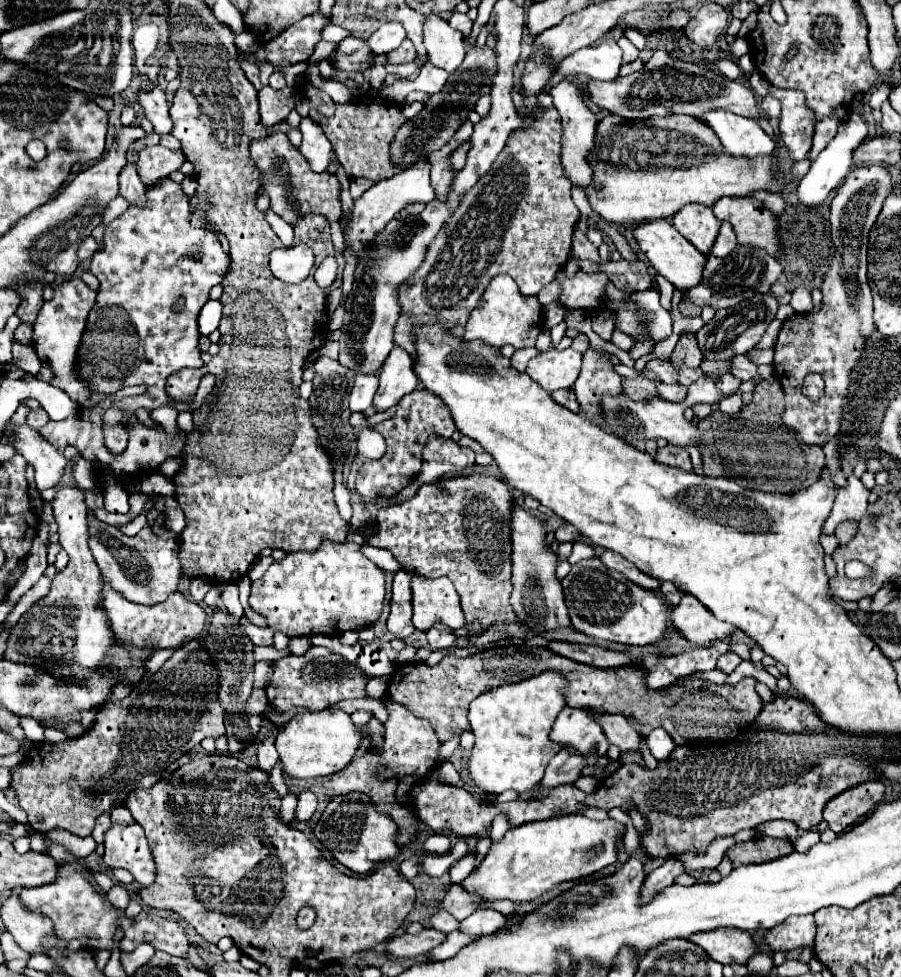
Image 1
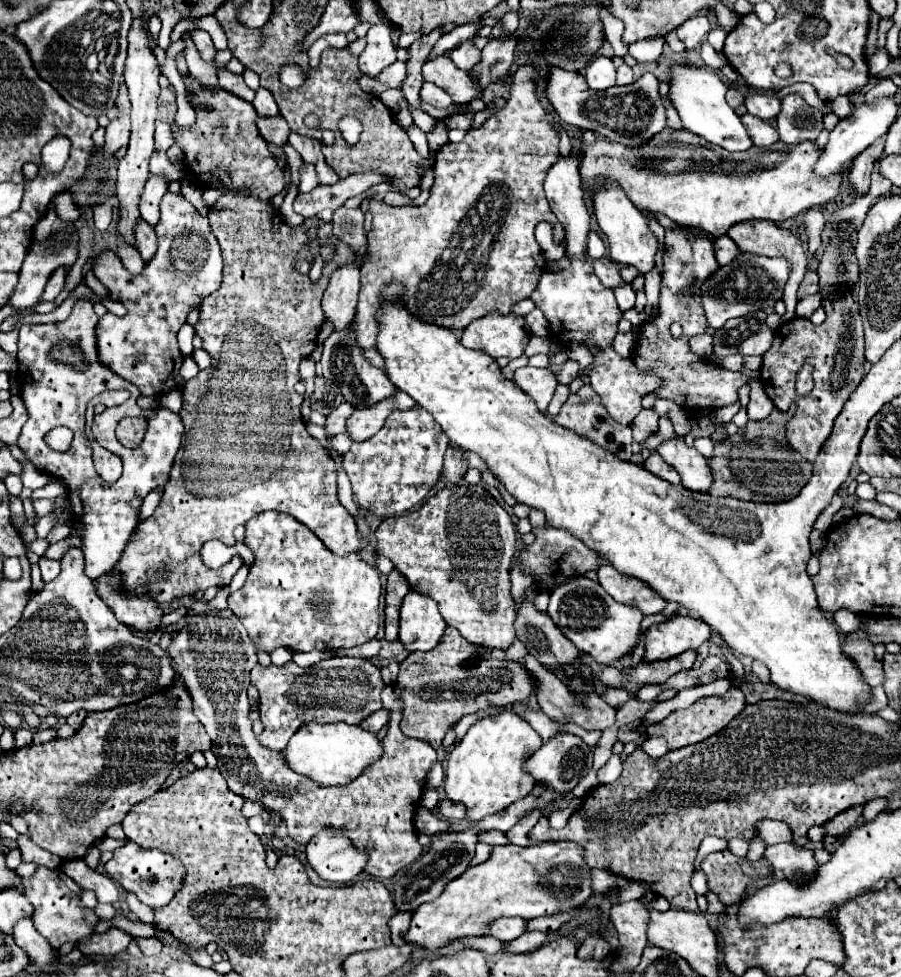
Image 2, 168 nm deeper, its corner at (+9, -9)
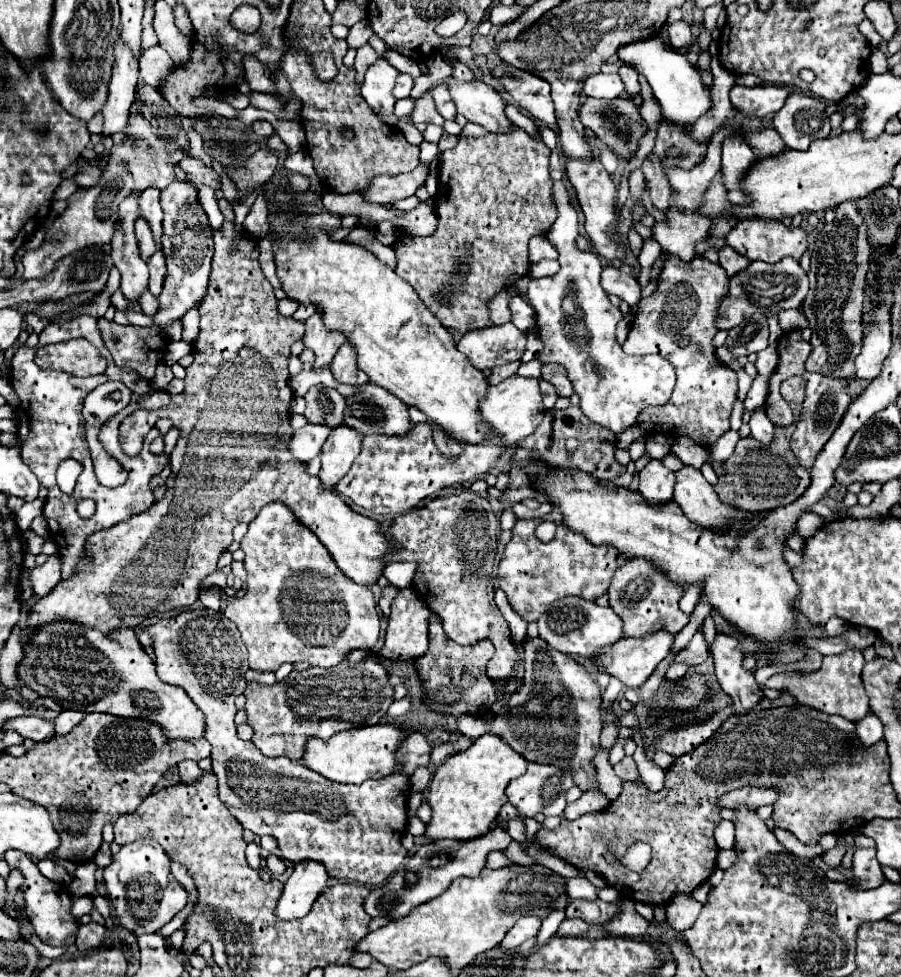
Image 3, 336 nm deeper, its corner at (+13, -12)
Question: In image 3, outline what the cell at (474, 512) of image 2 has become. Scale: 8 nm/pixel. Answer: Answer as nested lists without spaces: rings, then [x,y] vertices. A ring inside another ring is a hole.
[[[471,490],[439,496],[419,510],[397,516],[391,526],[391,542],[397,548],[391,554],[393,562],[413,560],[419,564],[413,590],[429,610],[441,616],[445,634],[463,646],[475,644],[481,638],[493,642],[495,653],[486,667],[493,682],[507,678],[521,660],[521,652],[511,644],[509,626],[493,600],[499,532],[499,518],[491,510],[491,504]]]

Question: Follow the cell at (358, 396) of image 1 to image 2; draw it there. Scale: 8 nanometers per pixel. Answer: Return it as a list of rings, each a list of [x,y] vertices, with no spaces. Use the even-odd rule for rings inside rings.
[[[343,401],[333,413],[327,415],[327,431],[331,435],[339,435],[345,431],[345,423],[347,423],[347,417],[355,411],[355,407],[347,401]]]

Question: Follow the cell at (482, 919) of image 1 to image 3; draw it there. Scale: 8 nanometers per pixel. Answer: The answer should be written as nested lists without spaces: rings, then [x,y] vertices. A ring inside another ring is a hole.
[[[523,916],[523,918],[519,918],[517,924],[503,938],[501,946],[503,948],[517,948],[525,940],[535,938],[537,932],[539,932],[539,926],[541,926],[541,918],[537,918],[537,916]]]

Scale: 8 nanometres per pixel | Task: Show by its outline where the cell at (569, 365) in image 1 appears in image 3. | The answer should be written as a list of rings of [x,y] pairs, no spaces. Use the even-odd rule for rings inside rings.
[[[511,376],[497,386],[489,386],[483,400],[479,400],[481,420],[491,428],[487,440],[475,446],[463,446],[455,460],[447,460],[435,448],[430,424],[421,423],[407,436],[365,436],[361,442],[361,454],[351,466],[349,474],[337,484],[337,492],[349,498],[355,506],[361,506],[373,514],[397,516],[417,508],[425,498],[437,490],[453,486],[455,482],[475,482],[483,474],[495,468],[503,450],[515,446],[527,438],[545,416],[541,402],[541,390],[537,378]]]

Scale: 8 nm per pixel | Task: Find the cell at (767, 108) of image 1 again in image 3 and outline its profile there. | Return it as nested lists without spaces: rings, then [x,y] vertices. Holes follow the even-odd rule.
[[[735,86],[731,90],[731,102],[735,108],[739,108],[747,116],[763,118],[767,114],[775,114],[787,100],[789,88],[787,86],[757,86],[757,88],[745,88]]]

